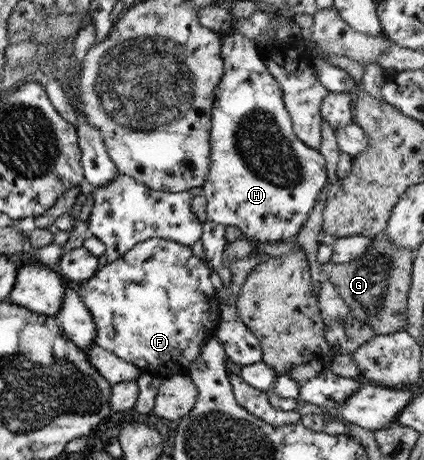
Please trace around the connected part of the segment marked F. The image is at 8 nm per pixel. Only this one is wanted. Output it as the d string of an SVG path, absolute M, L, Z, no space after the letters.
M150 238L136 243L118 259L97 269L91 278L81 282L76 293L96 326L95 345L122 361L132 362L142 372L163 380L181 373L187 375L190 363L194 363L206 340L215 335L219 326L220 300L209 275L210 265L205 259L193 256L189 246L172 240Z

